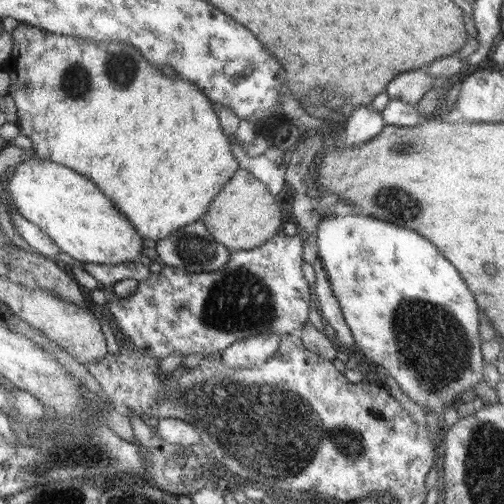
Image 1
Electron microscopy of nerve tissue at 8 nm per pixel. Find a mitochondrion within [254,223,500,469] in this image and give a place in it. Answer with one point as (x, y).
(431, 344)

